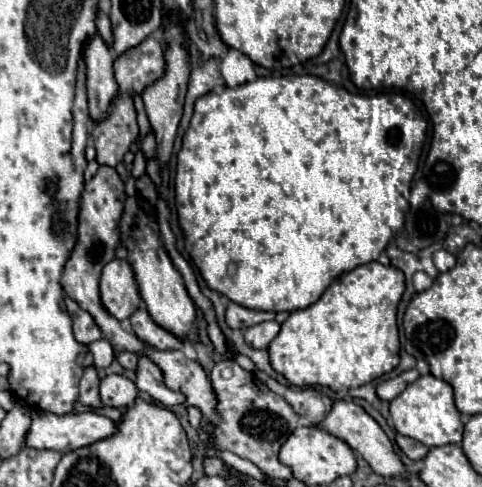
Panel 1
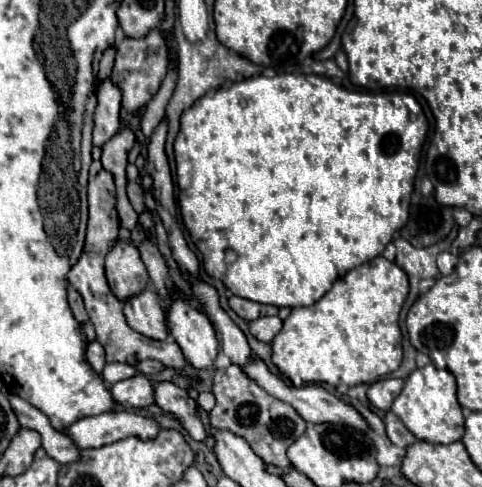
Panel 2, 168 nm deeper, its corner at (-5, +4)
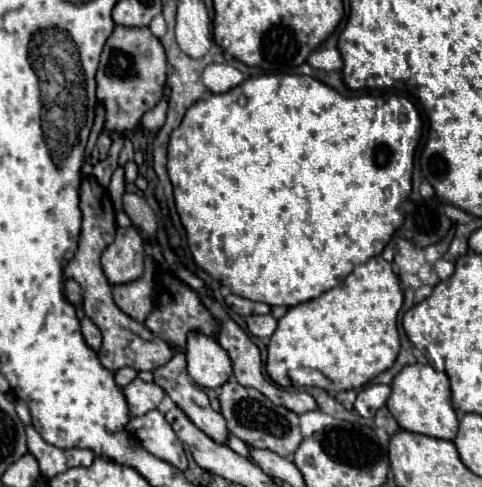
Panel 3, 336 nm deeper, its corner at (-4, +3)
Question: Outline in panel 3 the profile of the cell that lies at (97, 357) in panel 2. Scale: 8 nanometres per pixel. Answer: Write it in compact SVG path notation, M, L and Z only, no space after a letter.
M84 318L80 324L82 324L82 334L84 334L86 344L88 344L94 352L98 352L100 346L102 346L102 334L100 334L100 330L90 322L90 318Z

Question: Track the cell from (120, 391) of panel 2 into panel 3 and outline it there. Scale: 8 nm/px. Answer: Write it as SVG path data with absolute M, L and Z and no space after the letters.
M134 378L128 386L124 386L122 394L128 402L132 416L142 416L158 408L160 400L164 398L164 390L158 384L146 384L140 378Z

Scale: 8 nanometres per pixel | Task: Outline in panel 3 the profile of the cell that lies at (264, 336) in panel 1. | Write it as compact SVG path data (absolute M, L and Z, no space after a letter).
M250 316L246 318L246 326L250 330L252 336L258 336L258 338L270 338L276 330L276 318L274 316Z

